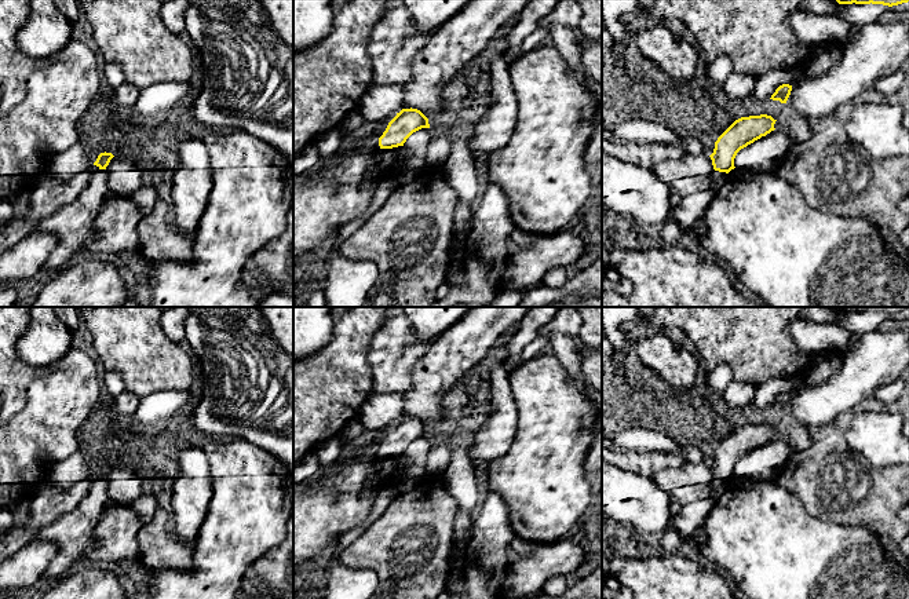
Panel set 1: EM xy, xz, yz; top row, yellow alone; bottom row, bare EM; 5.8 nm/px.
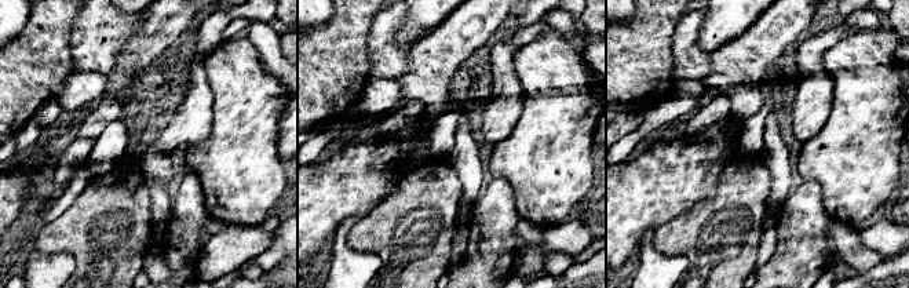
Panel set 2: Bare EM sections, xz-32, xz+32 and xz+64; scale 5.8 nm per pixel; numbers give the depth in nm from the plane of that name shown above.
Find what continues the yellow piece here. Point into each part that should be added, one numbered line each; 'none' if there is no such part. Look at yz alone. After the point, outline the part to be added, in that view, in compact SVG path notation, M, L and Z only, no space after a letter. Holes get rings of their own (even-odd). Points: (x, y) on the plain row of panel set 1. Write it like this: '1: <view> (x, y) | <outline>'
1: yz (718, 486) | M713 479L709 483L711 483L711 487L712 487L712 496L711 496L709 500L716 503L716 500L724 493L727 482L726 481Z

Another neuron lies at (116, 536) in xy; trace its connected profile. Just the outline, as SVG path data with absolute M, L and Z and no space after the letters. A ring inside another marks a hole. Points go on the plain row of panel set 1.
M114 503L105 507L94 532L95 543L85 560L91 565L117 562L121 559L140 560L138 534L143 522L131 508Z

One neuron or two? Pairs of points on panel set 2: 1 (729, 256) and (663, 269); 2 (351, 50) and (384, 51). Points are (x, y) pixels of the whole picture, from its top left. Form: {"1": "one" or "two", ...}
{"1": "two", "2": "two"}

